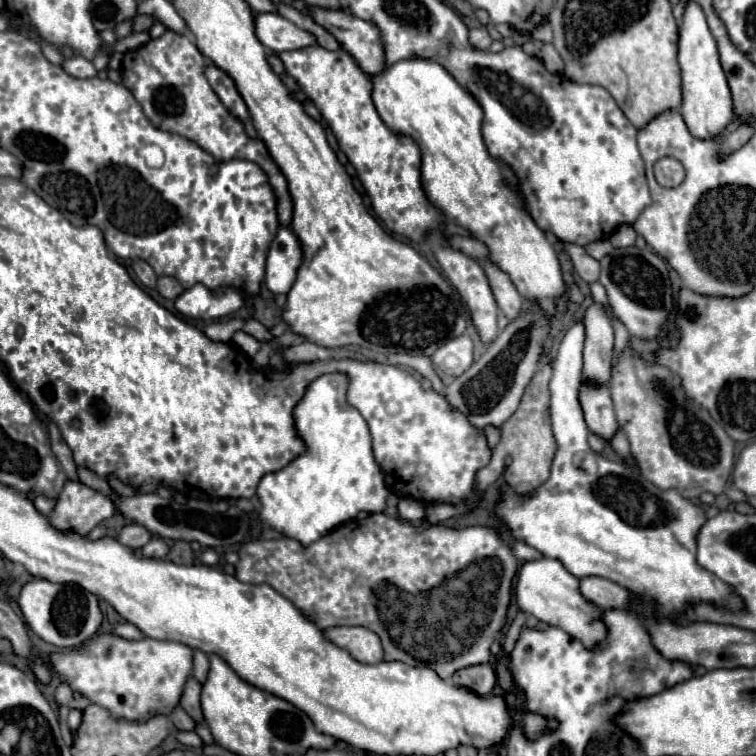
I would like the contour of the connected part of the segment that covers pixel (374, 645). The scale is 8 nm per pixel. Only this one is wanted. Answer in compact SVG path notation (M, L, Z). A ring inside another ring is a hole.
M333 626L325 630L325 638L345 648L357 662L377 664L383 660L381 640L375 632L361 626Z

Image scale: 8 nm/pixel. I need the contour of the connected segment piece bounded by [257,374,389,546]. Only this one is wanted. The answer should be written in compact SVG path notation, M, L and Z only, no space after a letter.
M323 374L309 384L305 396L301 398L301 402L293 412L295 428L307 446L305 454L295 458L283 470L265 474L257 488L257 496L261 502L261 510L259 510L261 522L293 540L301 540L301 544L305 546L329 534L343 522L353 520L359 512L369 512L369 514L383 512L389 496L389 490L383 482L383 474L373 458L367 422L353 406L347 404L345 392L347 392L347 378L343 374Z

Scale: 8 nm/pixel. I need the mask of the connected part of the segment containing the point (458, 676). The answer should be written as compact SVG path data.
M477 664L477 666L469 666L469 668L461 668L451 676L453 684L457 686L467 686L473 688L477 694L487 696L491 694L497 678L495 672L489 664Z

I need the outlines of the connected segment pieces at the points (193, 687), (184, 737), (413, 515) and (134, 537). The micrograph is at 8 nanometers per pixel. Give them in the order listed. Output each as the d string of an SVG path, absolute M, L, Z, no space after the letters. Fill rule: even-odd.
M195 678L187 680L183 698L181 698L181 708L195 720L195 722L203 722L203 712L201 712L201 684Z
M177 732L177 740L187 744L187 746L193 746L193 748L201 748L203 746L203 740L199 738L197 732Z
M403 498L399 502L399 514L409 522L417 522L425 518L425 506L413 498Z
M127 524L117 534L117 540L121 540L121 544L129 544L129 548L141 550L151 540L151 532L139 524Z

